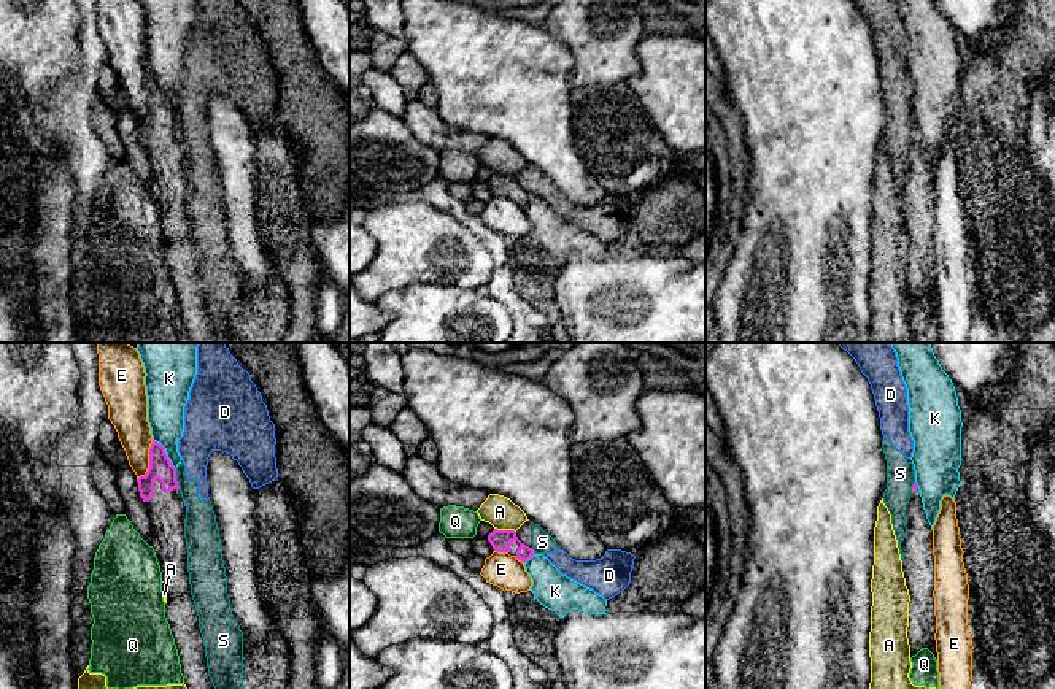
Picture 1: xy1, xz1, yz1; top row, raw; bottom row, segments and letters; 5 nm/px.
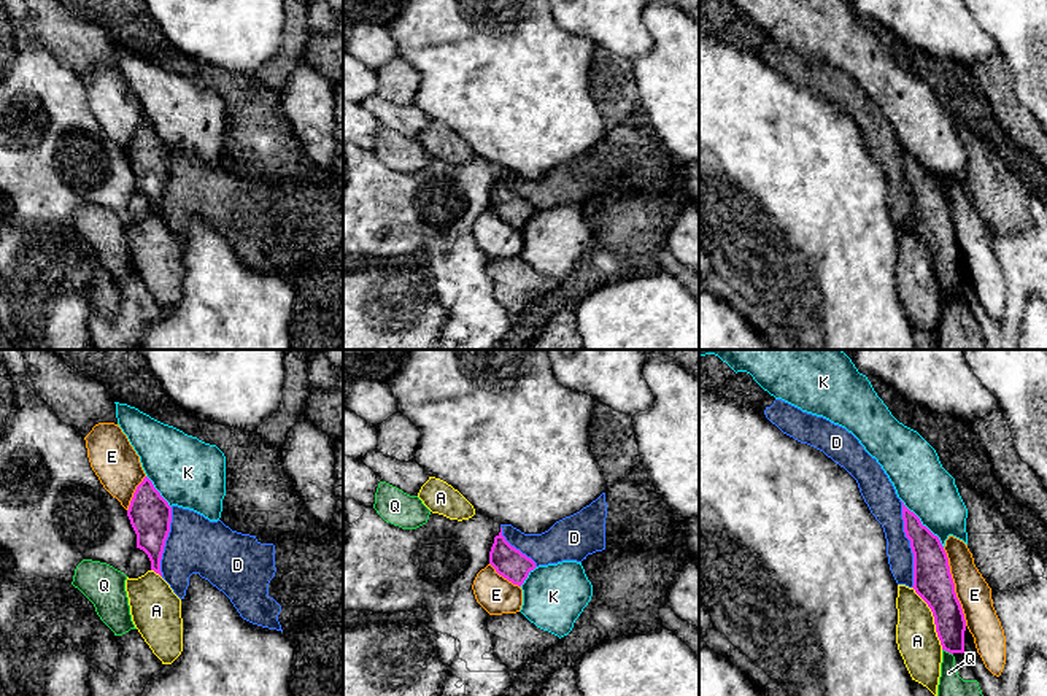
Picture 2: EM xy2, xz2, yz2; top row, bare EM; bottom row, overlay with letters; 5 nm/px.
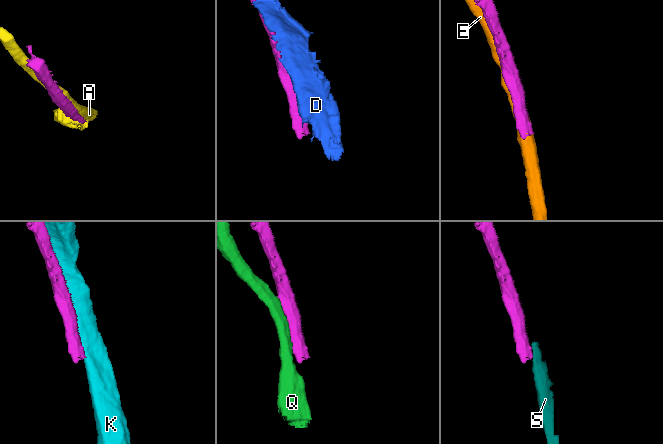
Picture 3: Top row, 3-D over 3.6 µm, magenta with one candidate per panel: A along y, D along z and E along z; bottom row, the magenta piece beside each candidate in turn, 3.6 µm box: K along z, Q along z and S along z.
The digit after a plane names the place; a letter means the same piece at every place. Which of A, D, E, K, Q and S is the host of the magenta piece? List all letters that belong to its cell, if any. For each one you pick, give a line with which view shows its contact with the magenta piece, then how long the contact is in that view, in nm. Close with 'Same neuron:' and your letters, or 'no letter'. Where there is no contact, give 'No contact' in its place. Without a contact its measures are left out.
Same neuron: no letter

